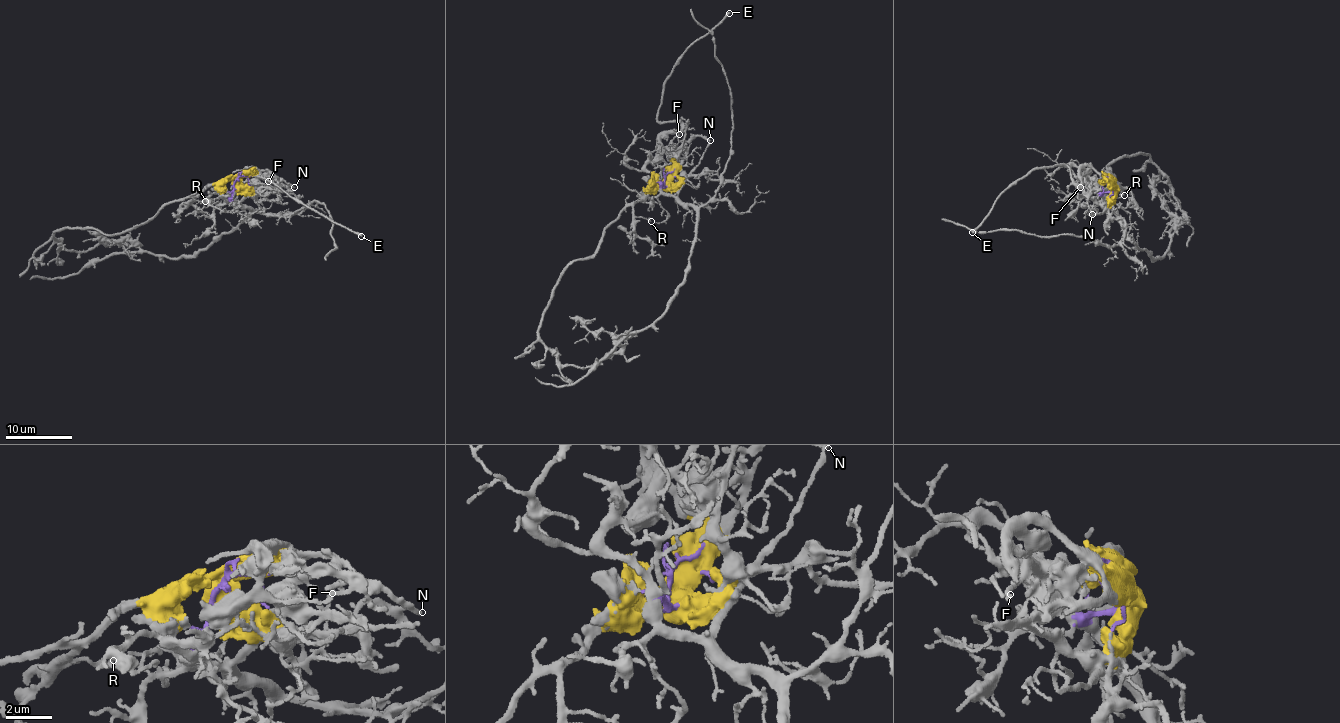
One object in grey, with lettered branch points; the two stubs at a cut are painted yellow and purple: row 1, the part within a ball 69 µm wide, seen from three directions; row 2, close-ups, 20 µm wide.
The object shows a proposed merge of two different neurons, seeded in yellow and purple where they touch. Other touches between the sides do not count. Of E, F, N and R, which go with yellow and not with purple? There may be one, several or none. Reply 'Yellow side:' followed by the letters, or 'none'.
Yellow side: E, F, N, R

